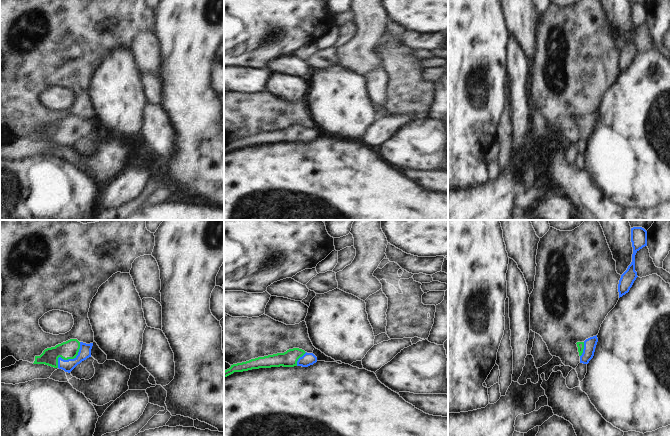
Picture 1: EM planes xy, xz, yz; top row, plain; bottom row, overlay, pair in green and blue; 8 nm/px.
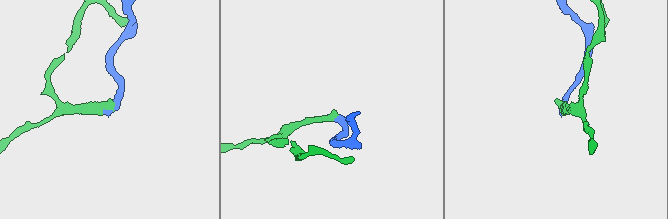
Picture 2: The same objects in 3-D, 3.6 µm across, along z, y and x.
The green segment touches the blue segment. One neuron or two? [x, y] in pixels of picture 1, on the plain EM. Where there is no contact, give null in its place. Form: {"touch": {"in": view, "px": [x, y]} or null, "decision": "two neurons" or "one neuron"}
{"touch": {"in": "xy", "px": [69, 134]}, "decision": "one neuron"}

